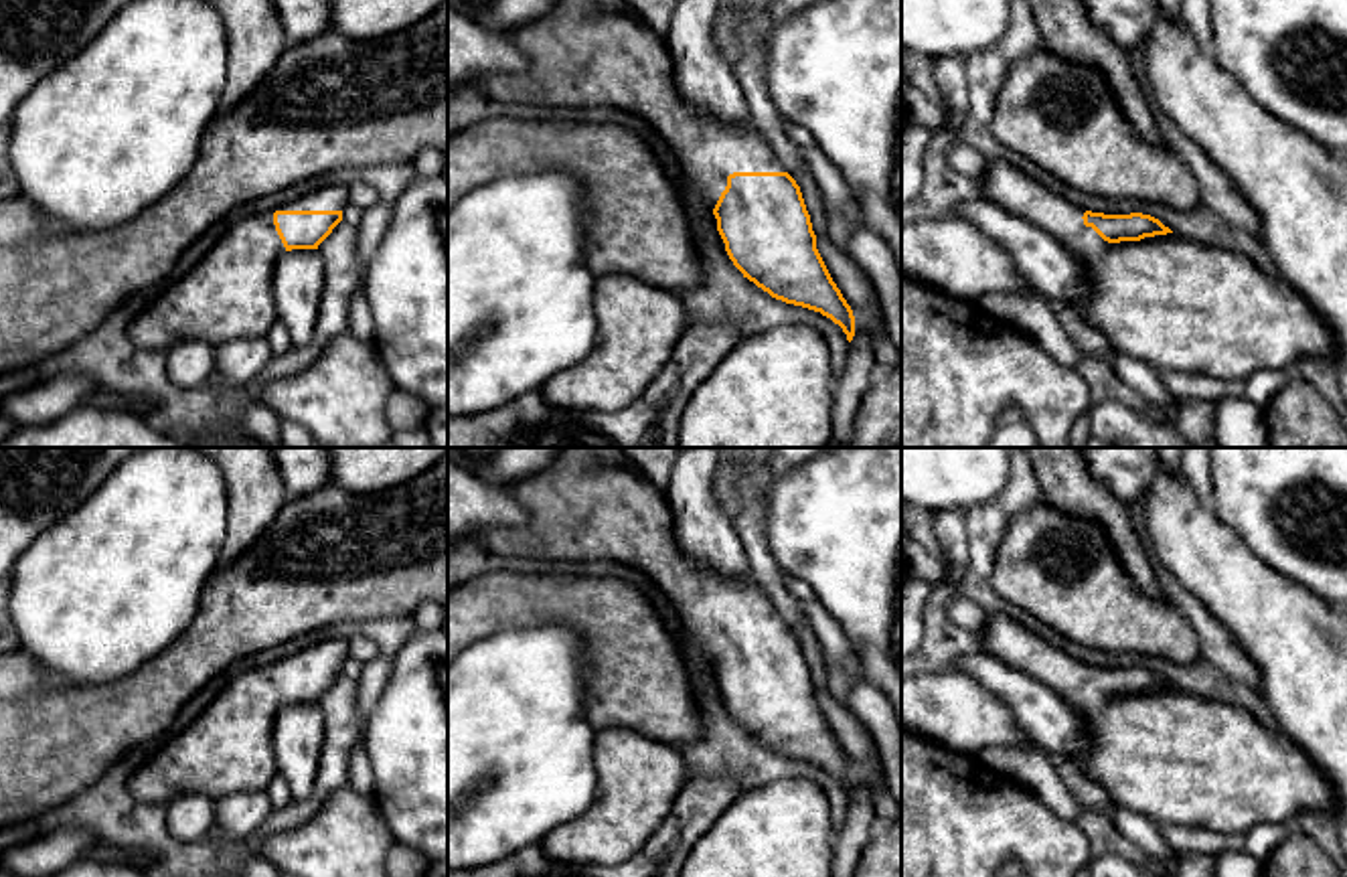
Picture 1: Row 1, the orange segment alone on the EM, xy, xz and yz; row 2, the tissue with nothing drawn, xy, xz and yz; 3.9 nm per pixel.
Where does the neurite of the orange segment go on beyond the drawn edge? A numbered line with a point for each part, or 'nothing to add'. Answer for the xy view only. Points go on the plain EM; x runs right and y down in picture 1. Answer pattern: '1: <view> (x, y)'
1: xy (227, 748)

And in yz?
1: yz (1173, 756)

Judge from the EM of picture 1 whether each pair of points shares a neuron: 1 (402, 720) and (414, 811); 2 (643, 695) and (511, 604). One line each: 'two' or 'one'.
1: one
2: one

